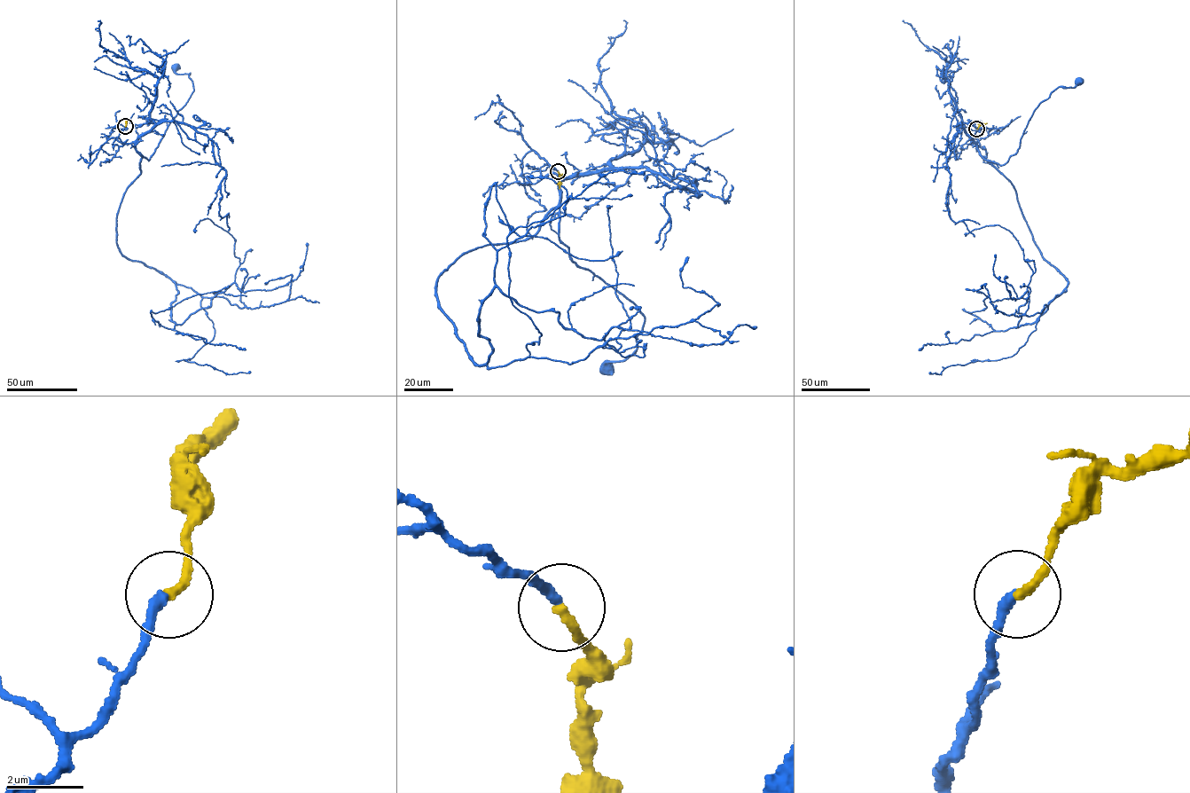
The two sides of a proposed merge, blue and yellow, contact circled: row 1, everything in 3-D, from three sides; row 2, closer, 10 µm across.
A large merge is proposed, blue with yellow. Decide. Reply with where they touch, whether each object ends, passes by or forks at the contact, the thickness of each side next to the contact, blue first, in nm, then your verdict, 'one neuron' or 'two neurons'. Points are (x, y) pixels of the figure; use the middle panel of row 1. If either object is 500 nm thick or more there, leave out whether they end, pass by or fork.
(558, 171) | blue ends | yellow ends | 260/240 nm | one neuron

